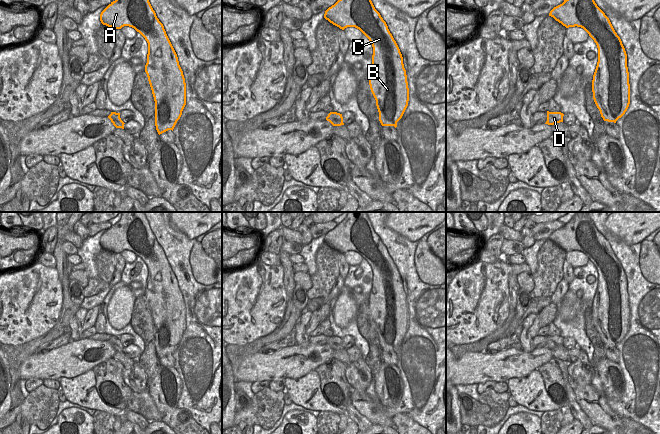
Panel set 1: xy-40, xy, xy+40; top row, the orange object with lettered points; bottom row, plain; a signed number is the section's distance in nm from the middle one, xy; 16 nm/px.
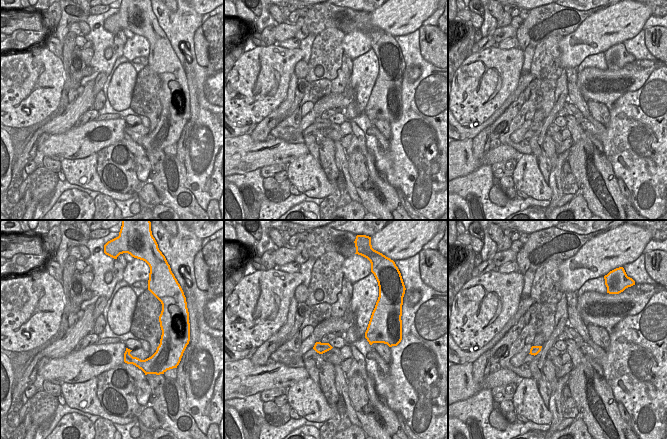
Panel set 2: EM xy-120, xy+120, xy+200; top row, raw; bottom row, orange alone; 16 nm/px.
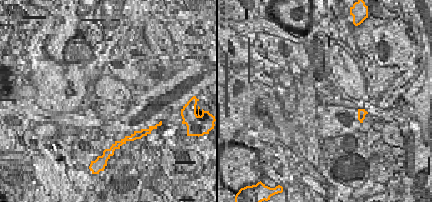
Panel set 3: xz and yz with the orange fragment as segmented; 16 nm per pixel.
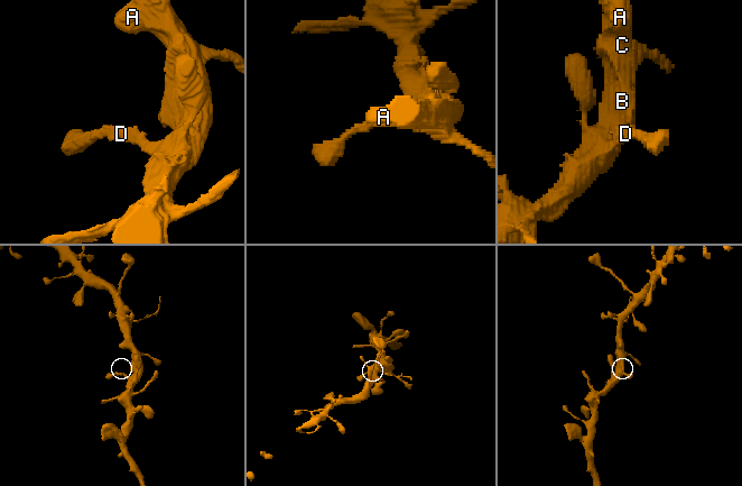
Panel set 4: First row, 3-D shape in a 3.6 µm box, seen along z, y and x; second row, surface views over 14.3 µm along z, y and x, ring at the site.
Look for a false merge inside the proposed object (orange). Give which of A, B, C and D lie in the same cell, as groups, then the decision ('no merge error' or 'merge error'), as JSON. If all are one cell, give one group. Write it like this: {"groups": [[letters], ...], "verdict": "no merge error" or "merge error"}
{"groups": [["A", "B", "C", "D"]], "verdict": "no merge error"}

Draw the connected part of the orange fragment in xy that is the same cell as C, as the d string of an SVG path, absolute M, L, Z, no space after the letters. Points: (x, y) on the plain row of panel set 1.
M348 212L346 218L329 231L324 242L344 254L347 251L359 253L371 266L373 271L372 289L369 294L369 309L376 324L379 345L382 350L397 351L409 325L409 312L403 281L390 257L386 246L375 233L366 212Z

